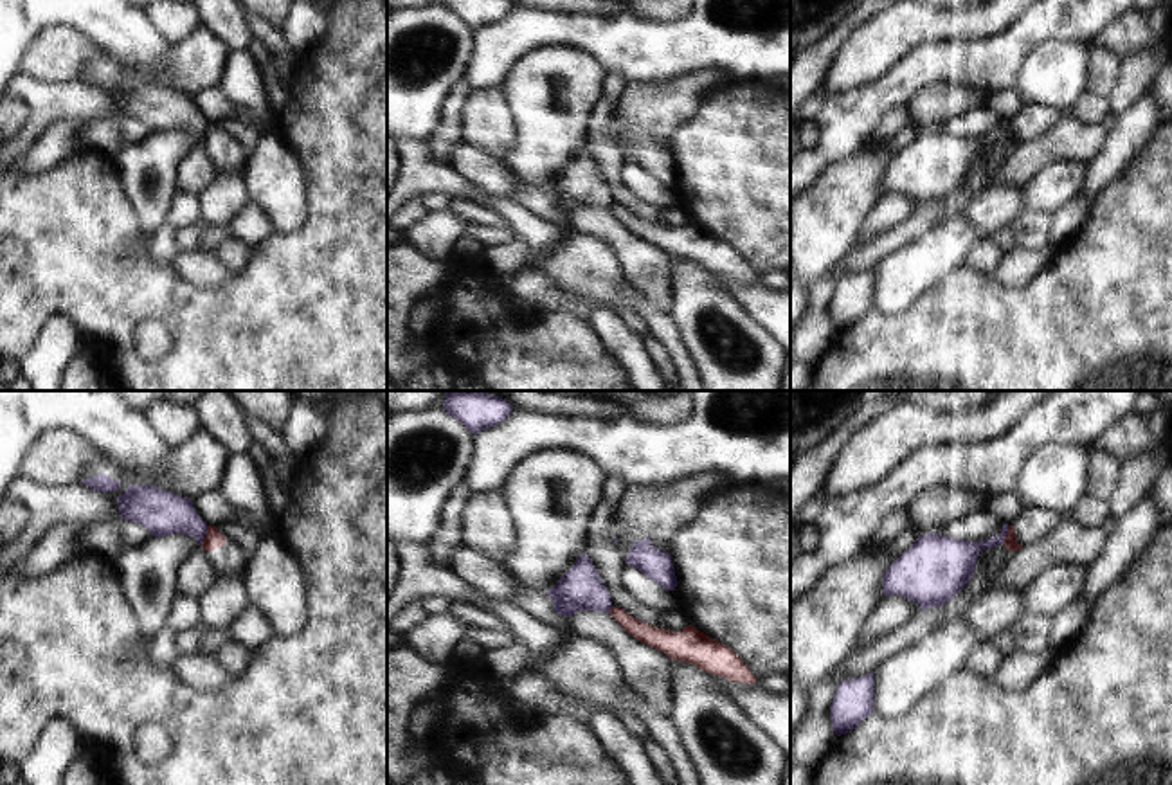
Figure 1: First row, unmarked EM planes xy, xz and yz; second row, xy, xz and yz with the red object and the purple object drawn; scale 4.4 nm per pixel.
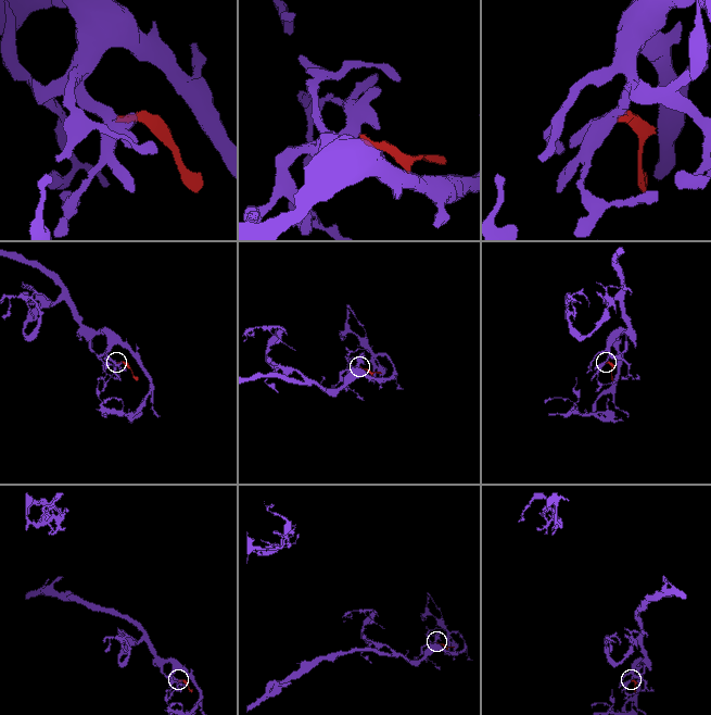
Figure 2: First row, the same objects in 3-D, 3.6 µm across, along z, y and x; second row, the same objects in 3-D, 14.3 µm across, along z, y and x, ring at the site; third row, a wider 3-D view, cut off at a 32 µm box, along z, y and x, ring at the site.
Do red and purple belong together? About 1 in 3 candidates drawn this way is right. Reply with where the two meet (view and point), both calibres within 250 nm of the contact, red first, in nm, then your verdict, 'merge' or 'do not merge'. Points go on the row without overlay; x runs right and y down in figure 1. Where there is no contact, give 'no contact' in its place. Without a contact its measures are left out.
meets red in xy at (206, 134); 80 nm thick on the red side, 200 nm on the other; do not merge

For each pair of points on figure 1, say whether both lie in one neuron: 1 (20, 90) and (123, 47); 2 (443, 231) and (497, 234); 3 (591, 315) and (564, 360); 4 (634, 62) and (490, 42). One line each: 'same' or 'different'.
1: different
2: same
3: different
4: same

